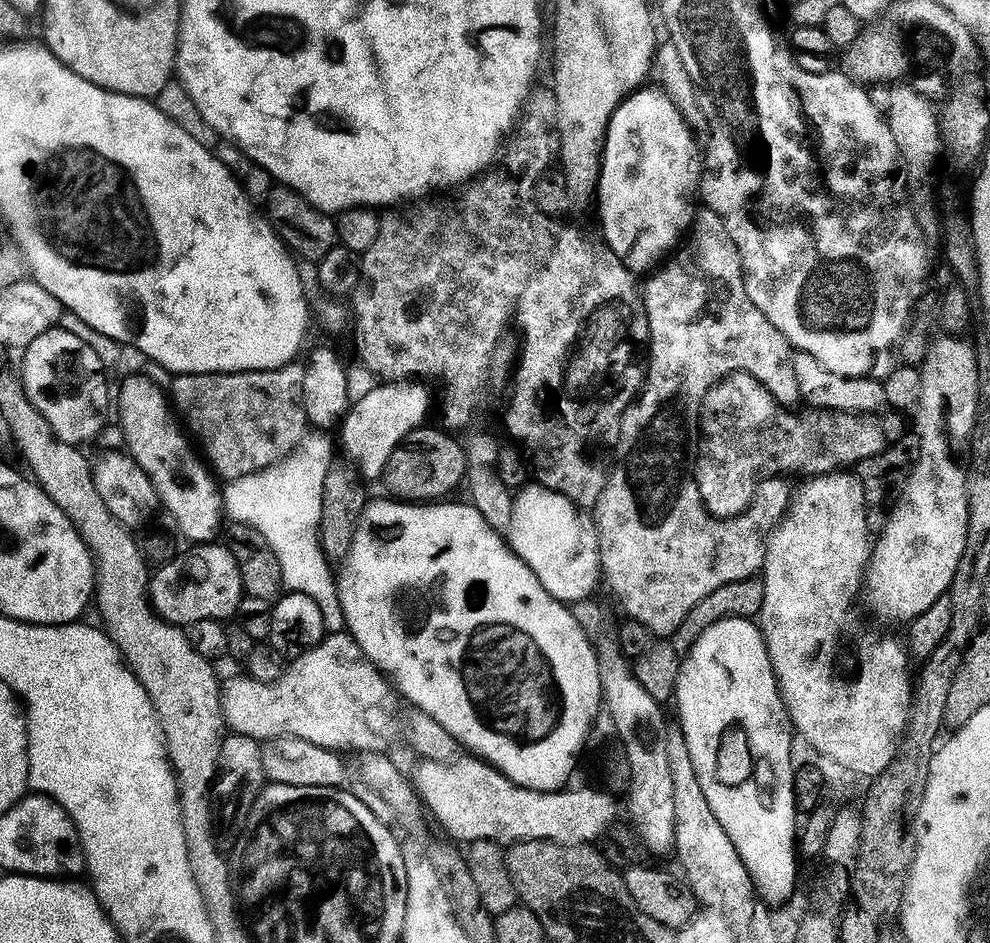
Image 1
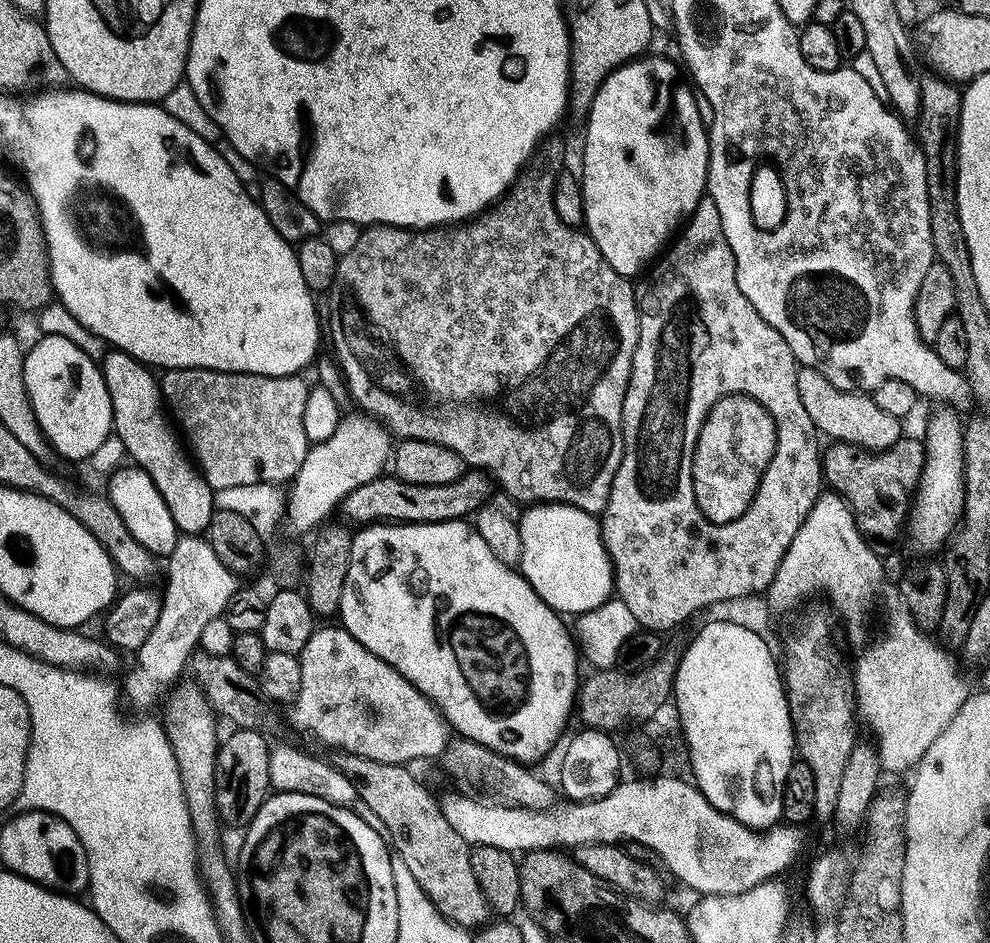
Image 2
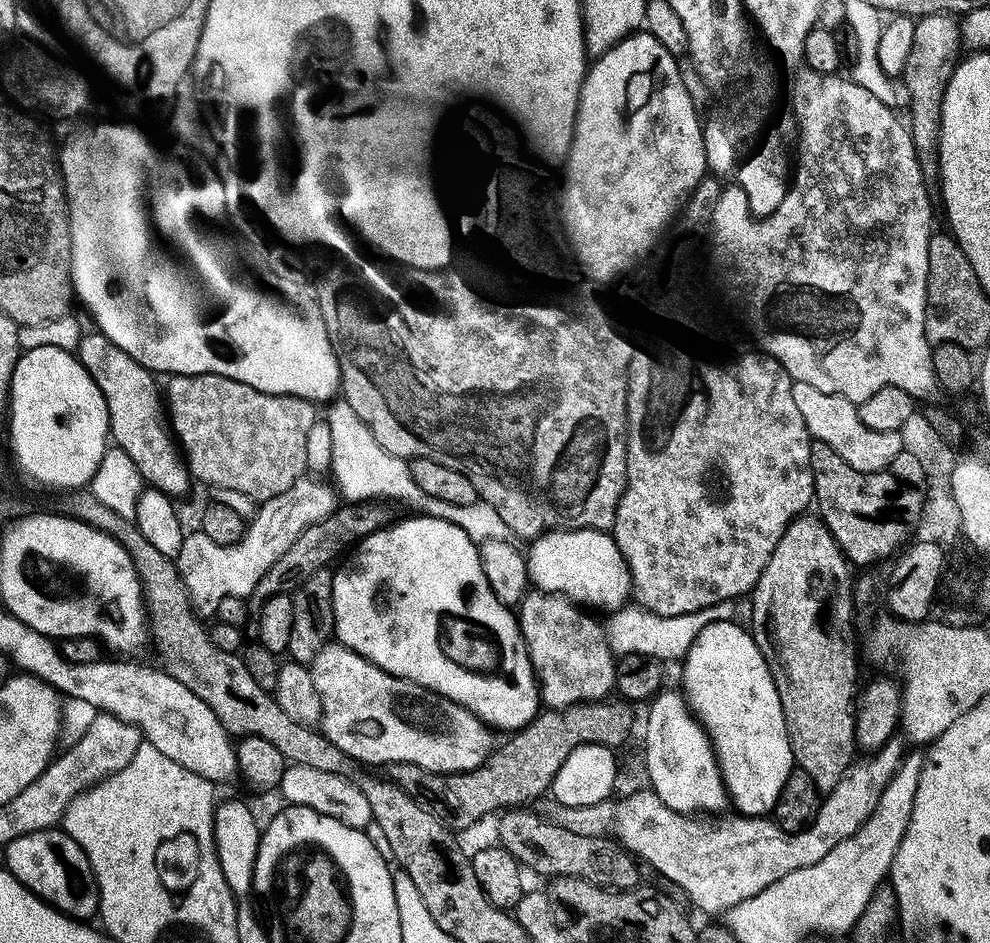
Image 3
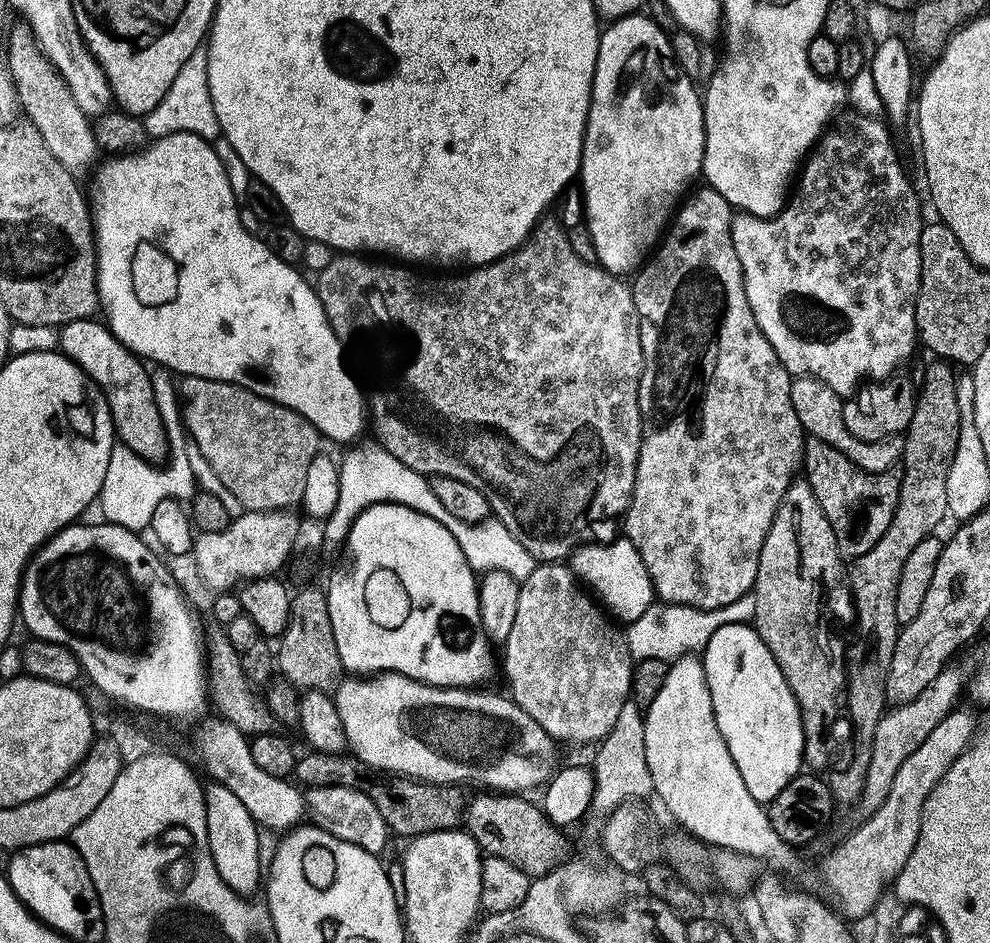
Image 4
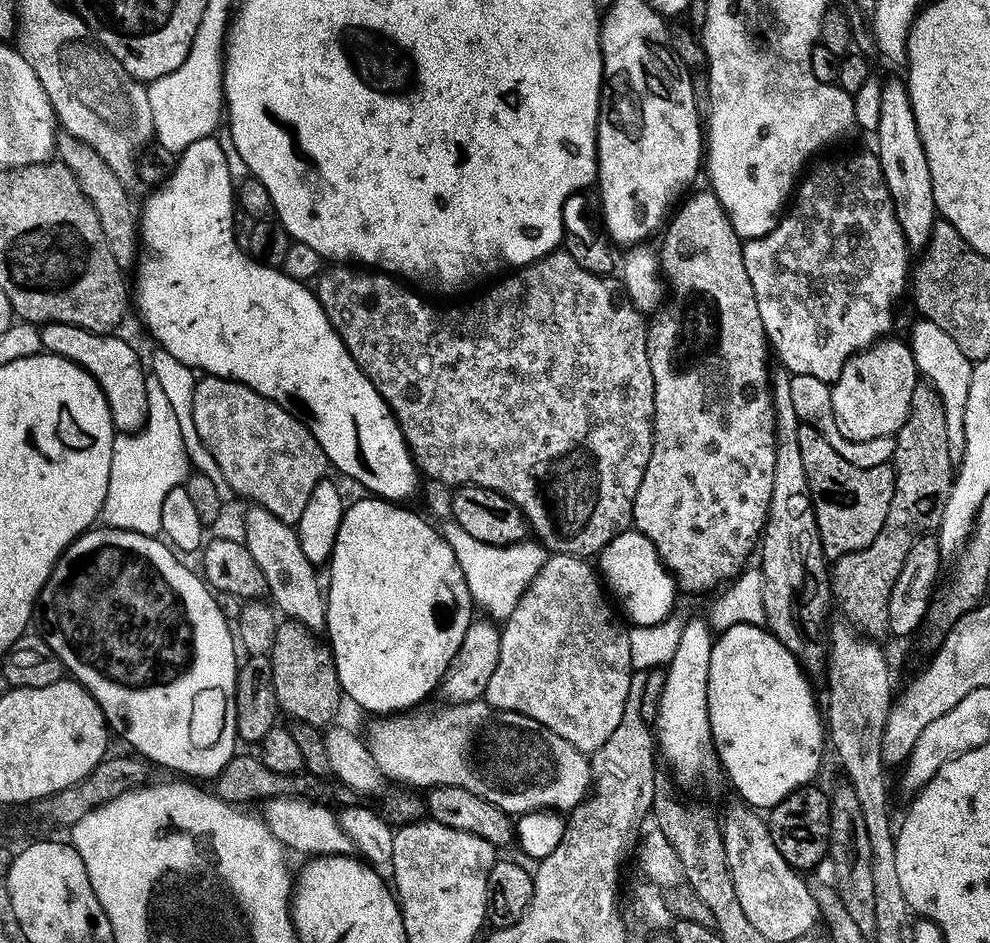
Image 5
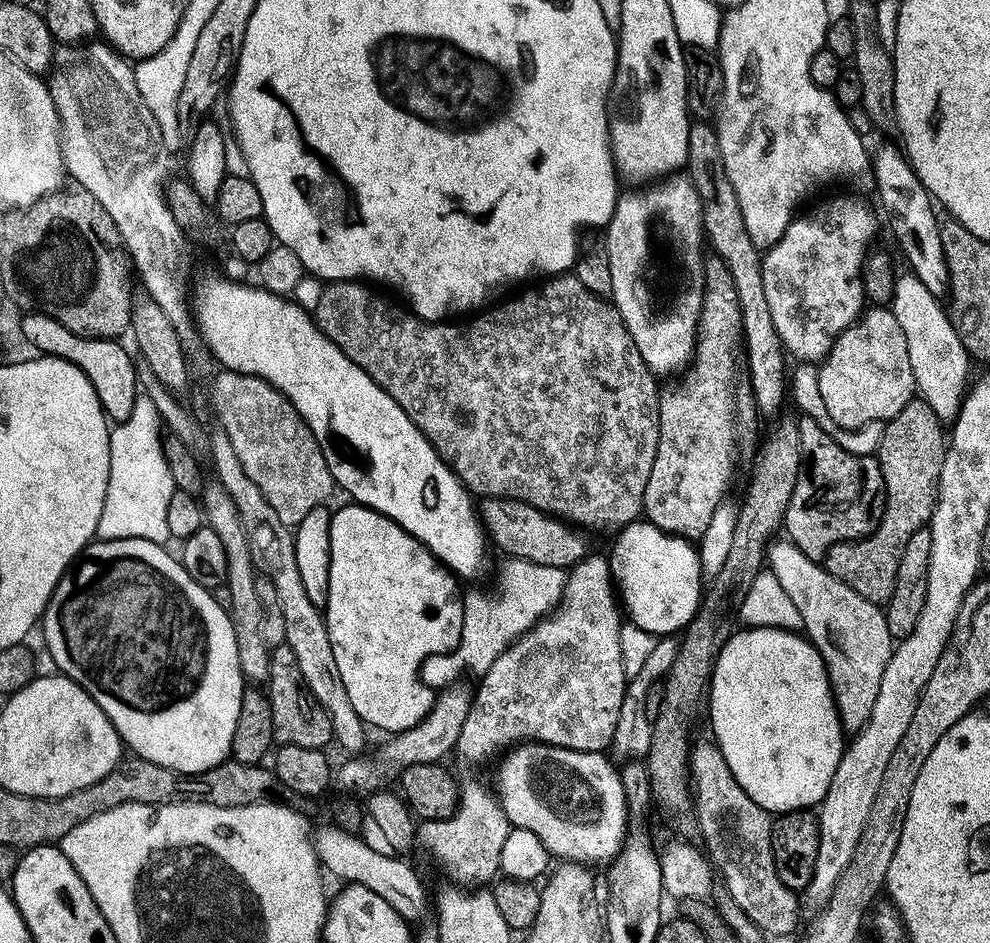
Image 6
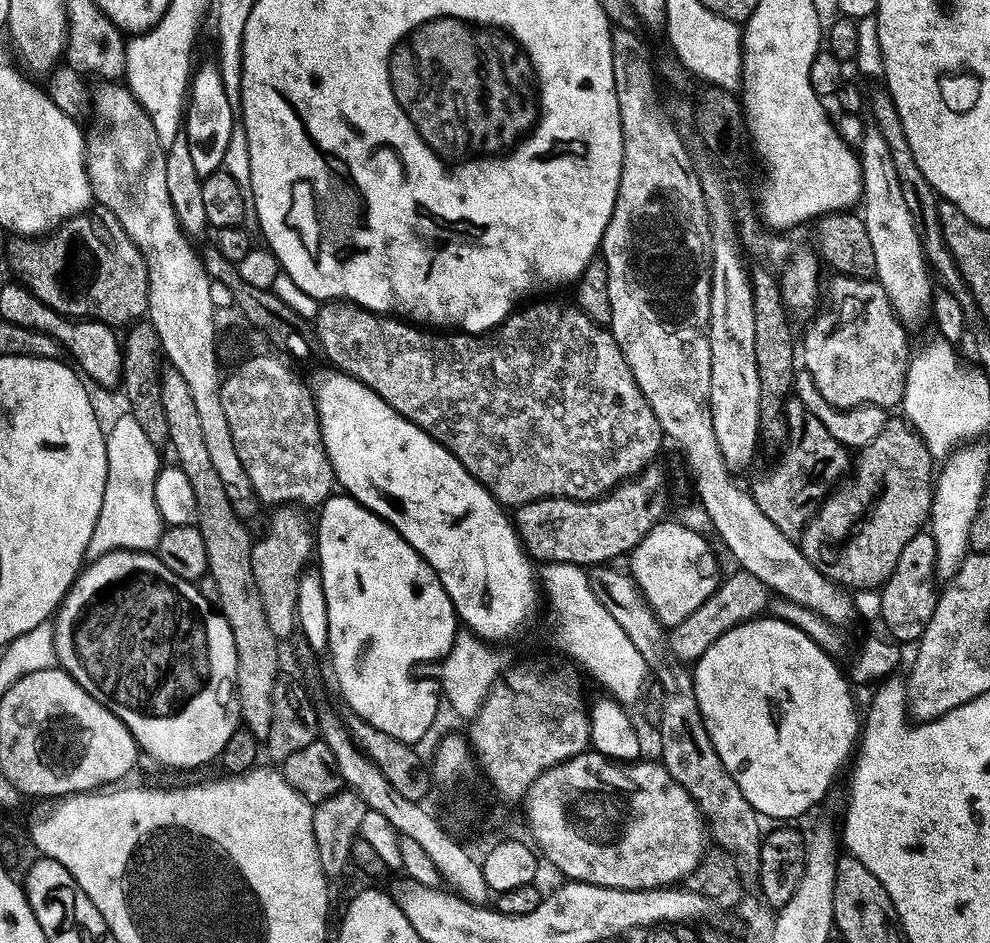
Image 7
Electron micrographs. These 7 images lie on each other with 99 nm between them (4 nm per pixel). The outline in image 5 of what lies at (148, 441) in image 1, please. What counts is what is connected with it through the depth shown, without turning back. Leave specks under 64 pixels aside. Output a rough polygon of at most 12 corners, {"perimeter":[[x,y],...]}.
{"perimeter":[[45,324],[40,347],[96,379],[117,433],[148,417],[142,356],[120,334]]}

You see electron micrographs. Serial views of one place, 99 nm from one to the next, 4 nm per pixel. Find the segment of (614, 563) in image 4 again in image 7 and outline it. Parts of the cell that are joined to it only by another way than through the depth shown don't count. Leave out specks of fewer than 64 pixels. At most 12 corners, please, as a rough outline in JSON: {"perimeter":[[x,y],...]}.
{"perimeter":[[656,524],[630,575],[661,624],[715,594],[722,573],[704,534]]}

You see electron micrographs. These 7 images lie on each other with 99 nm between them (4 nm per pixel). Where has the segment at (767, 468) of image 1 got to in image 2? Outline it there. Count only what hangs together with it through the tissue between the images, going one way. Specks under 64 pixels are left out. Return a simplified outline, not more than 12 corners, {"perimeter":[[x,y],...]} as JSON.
{"perimeter":[[748,396],[713,406],[692,462],[699,512],[740,518],[776,424]]}

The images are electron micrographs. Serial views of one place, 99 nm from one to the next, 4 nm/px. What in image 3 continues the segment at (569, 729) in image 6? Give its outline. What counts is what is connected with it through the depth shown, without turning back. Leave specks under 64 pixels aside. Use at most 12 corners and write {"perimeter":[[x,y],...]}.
{"perimeter":[[529,591],[518,619],[540,699],[613,695],[605,625],[567,596]]}

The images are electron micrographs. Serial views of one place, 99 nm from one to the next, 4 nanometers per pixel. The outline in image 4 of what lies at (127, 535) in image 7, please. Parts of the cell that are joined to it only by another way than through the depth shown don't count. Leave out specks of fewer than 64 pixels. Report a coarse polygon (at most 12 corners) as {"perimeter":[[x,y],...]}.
{"perimeter":[[173,373],[150,375],[170,455],[163,466],[125,444],[110,454],[98,508],[137,534],[158,502],[198,491]]}

